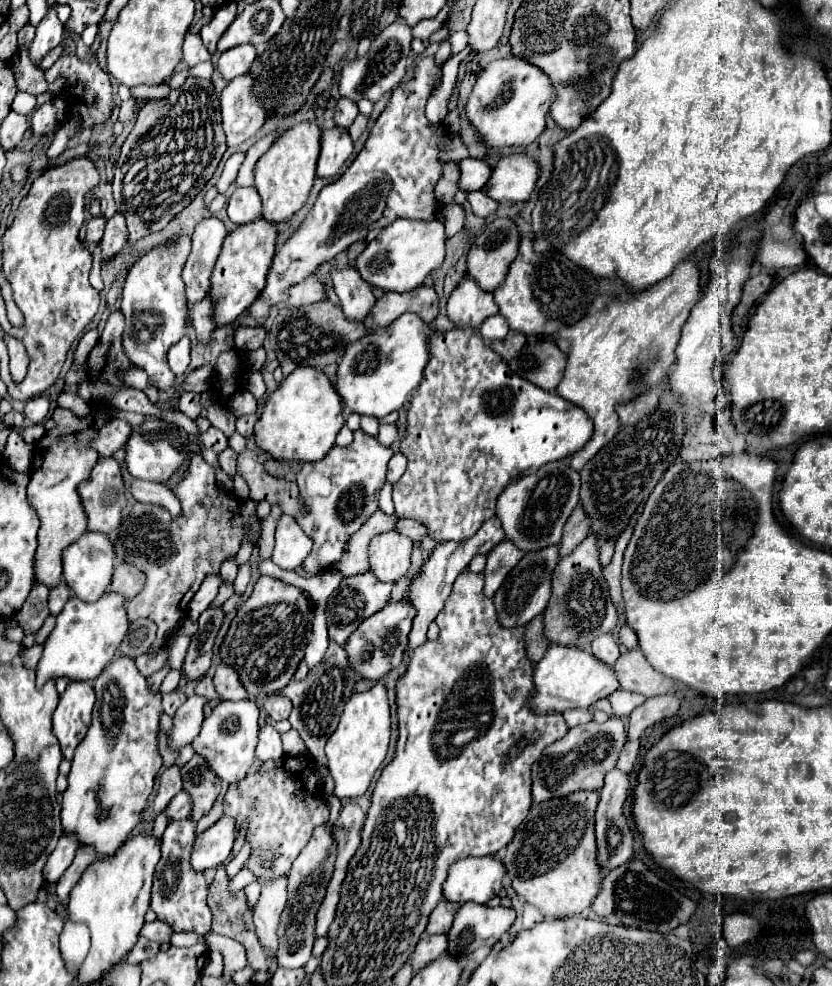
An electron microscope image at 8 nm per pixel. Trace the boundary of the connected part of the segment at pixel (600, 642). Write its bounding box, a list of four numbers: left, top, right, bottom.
[591,632,619,664]

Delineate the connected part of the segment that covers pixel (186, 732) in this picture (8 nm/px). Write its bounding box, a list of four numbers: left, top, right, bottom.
[171,696,209,748]

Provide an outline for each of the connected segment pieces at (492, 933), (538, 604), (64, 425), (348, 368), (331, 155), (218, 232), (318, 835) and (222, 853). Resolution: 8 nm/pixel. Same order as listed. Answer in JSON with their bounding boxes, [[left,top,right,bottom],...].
[[447,902,515,958],[493,544,559,628],[27,398,121,588],[335,314,431,418],[317,128,353,178],[183,216,227,302],[277,826,335,968],[191,816,237,870]]

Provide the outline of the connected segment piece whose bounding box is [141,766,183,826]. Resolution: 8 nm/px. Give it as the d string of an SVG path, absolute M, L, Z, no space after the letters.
M171 766L167 770L161 772L161 786L159 786L159 792L157 792L157 798L153 802L153 806L149 810L145 810L143 814L143 820L141 820L141 826L151 822L167 804L169 800L179 794L183 790L183 780L181 780L181 766Z

